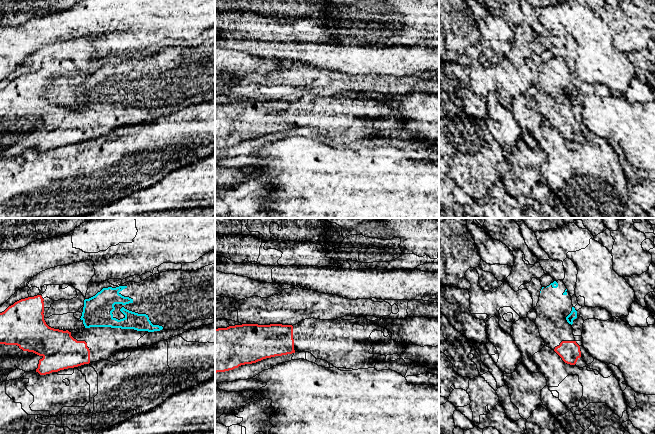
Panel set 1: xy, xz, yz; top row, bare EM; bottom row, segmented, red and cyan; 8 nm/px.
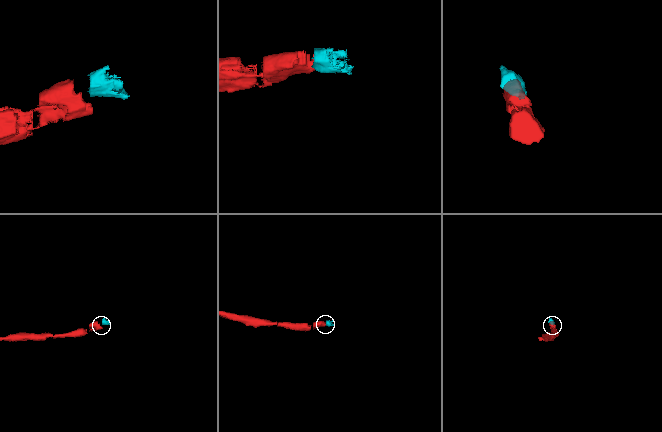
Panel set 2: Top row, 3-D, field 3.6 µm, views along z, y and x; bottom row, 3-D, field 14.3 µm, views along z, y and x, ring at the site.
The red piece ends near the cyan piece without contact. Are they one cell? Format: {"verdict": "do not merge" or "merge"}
{"verdict": "merge"}

